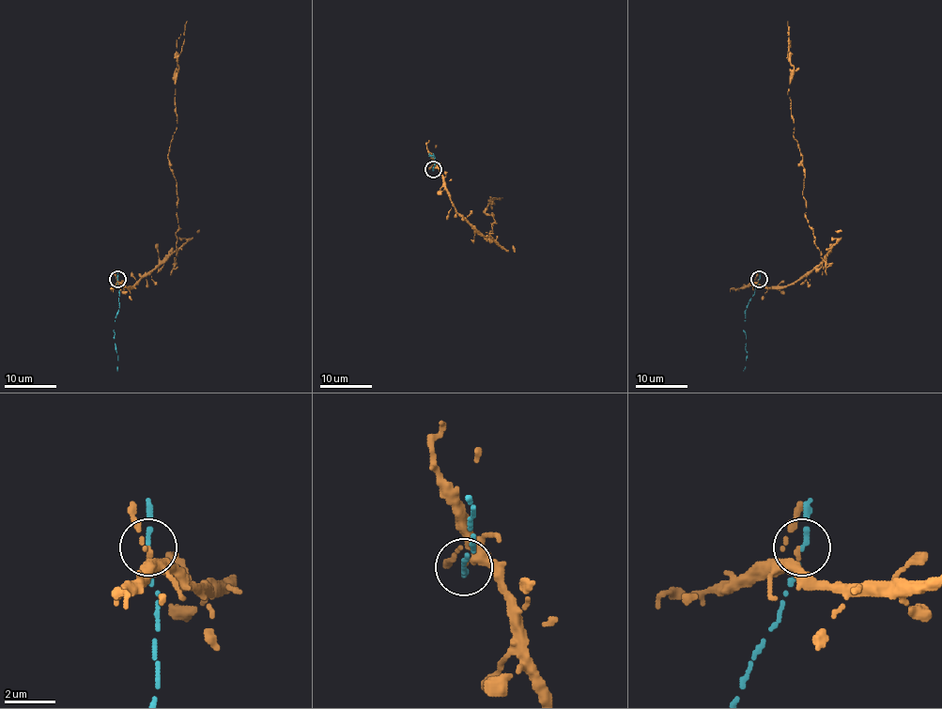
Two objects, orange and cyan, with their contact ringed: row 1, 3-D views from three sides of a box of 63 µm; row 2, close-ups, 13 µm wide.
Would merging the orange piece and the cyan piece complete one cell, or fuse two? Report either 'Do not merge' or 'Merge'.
Do not merge

